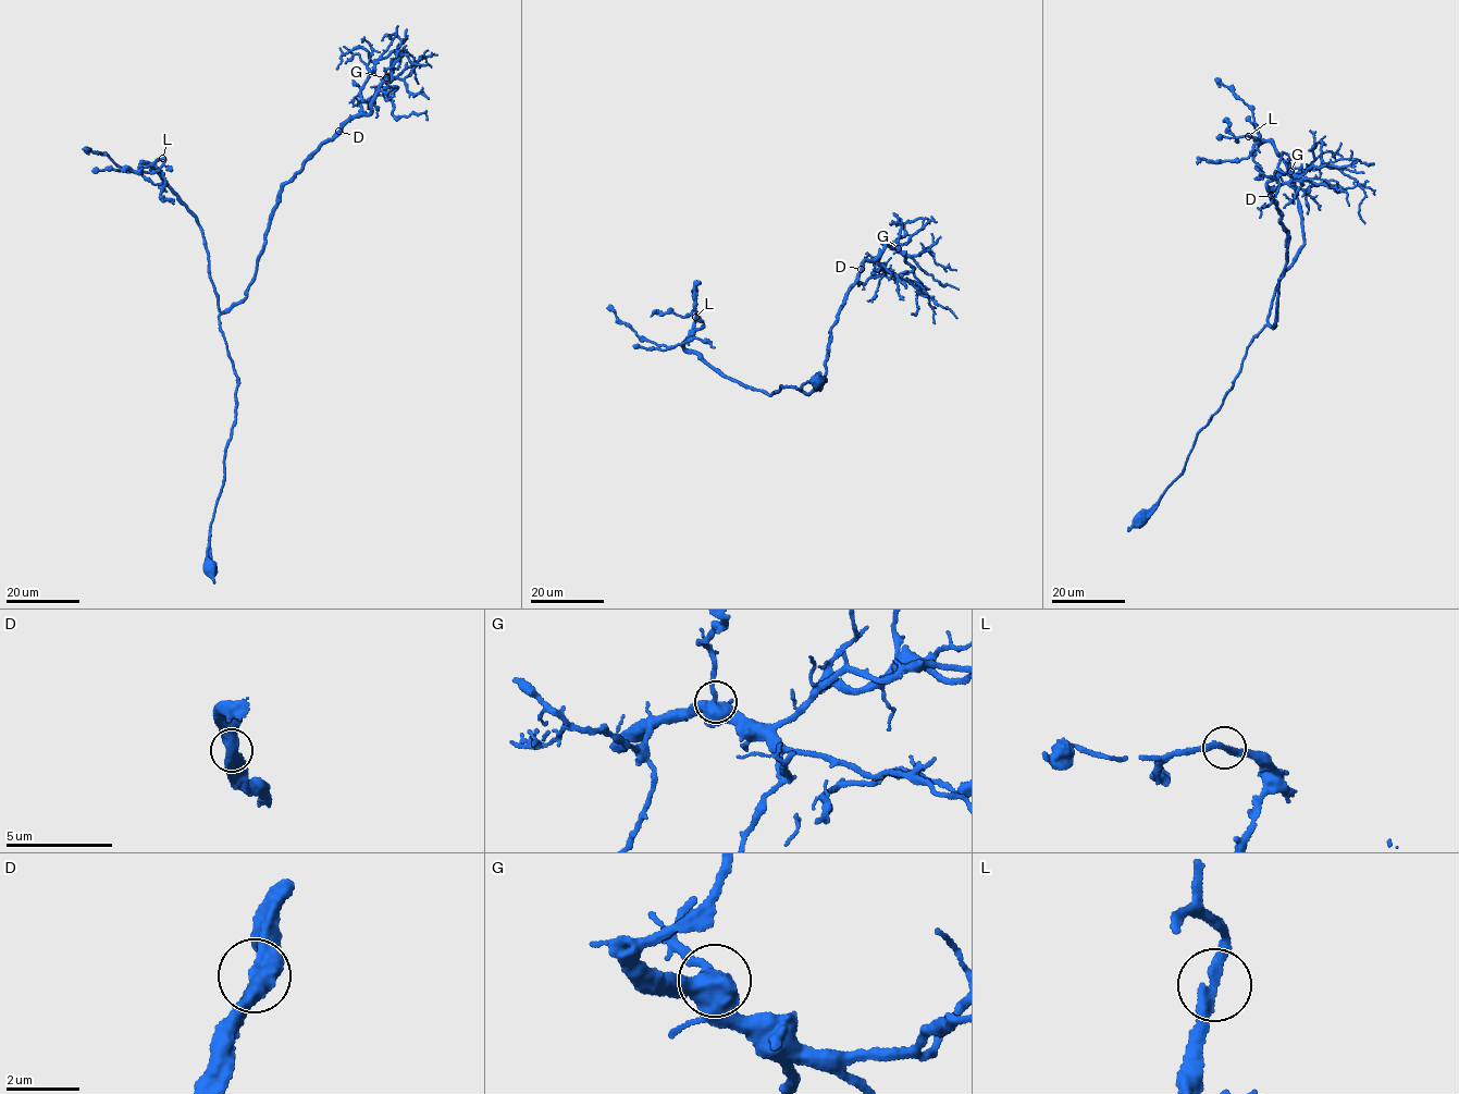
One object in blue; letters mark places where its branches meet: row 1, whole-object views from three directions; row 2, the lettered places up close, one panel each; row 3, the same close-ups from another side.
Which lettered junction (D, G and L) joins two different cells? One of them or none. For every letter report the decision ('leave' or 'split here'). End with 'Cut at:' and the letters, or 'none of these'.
D: leave
G: leave
L: leave
Cut at: none of these

